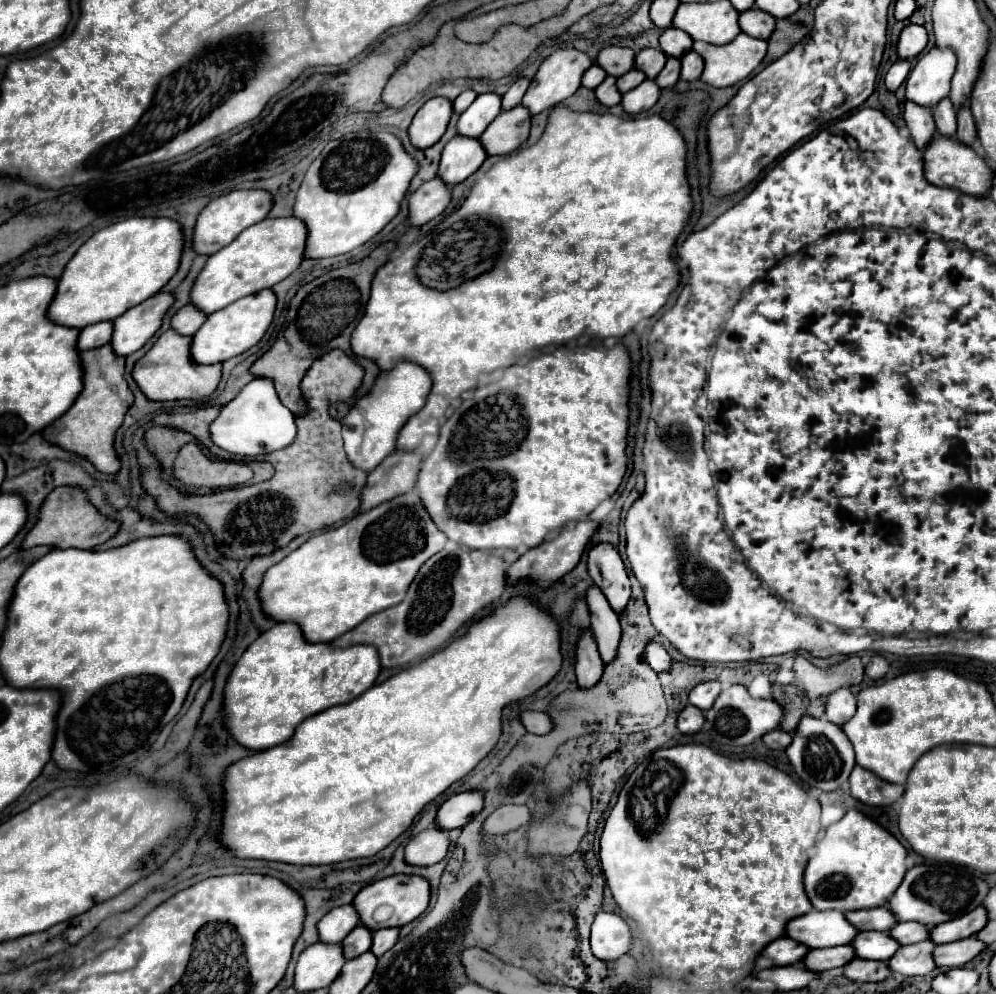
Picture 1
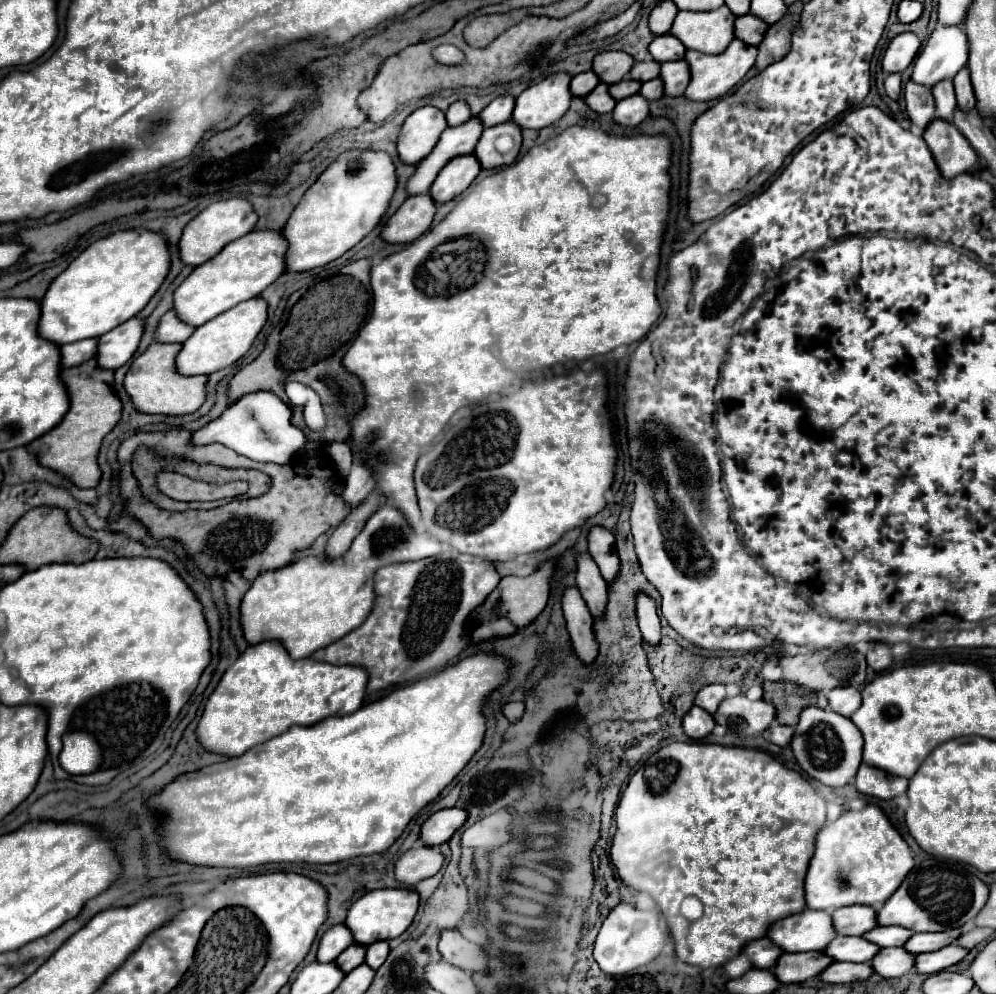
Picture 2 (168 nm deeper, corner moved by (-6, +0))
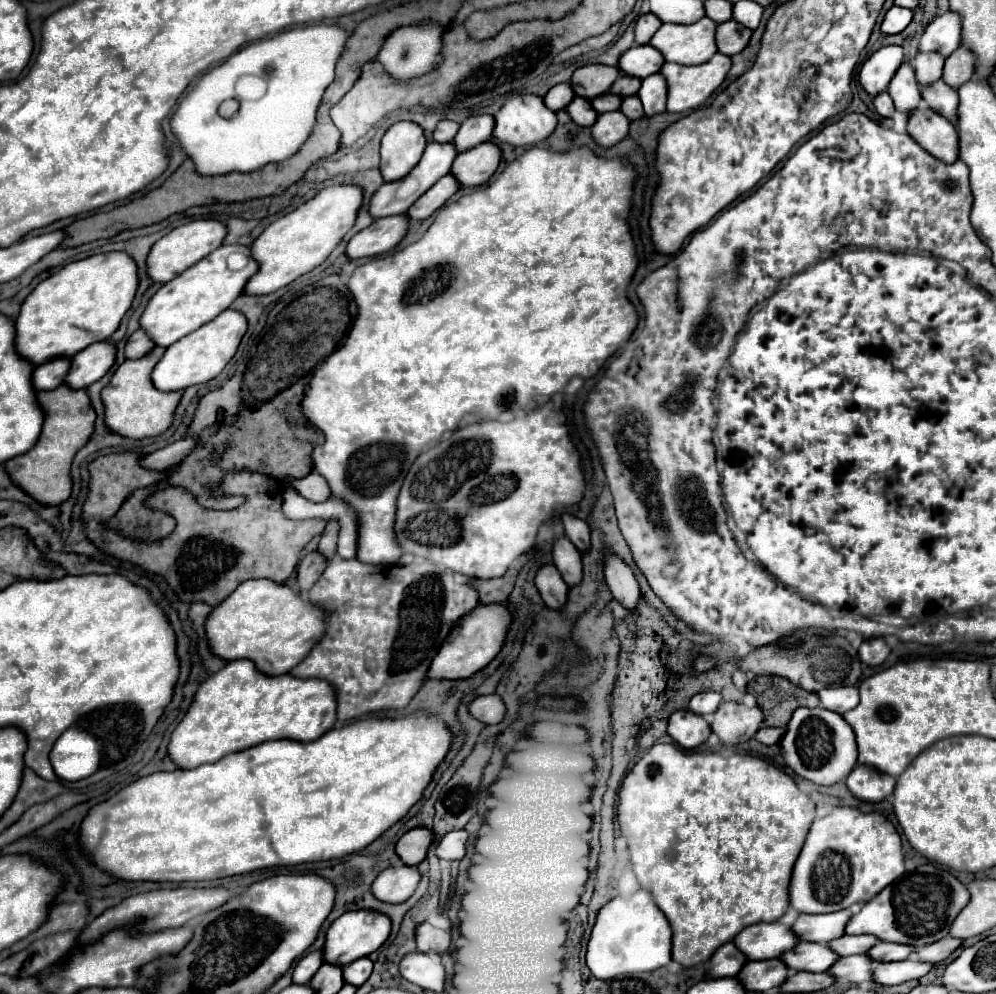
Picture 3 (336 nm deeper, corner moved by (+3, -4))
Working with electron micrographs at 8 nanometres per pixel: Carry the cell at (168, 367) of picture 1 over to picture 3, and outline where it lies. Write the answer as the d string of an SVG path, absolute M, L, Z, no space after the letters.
M154 347L148 355L140 359L126 359L112 375L108 387L102 391L102 401L106 407L106 425L120 435L142 439L142 437L154 437L164 433L172 421L176 407L182 399L182 391L160 391L152 383L152 369L164 355L164 347Z

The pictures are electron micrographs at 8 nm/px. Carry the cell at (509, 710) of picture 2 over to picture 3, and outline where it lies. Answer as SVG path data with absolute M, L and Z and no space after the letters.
M484 695L470 703L470 713L486 725L498 725L506 715L506 705L498 695Z

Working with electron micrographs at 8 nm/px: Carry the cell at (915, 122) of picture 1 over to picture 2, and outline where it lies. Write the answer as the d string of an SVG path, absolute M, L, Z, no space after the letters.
M911 79L905 85L905 103L907 103L907 115L909 119L919 127L925 129L929 121L935 119L935 103L931 89L921 87L919 83L911 83Z

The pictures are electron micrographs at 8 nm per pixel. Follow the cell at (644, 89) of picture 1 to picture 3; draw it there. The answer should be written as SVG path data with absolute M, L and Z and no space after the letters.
M608 111L598 115L596 123L592 125L592 135L602 147L612 147L628 135L628 125L630 119L622 111Z

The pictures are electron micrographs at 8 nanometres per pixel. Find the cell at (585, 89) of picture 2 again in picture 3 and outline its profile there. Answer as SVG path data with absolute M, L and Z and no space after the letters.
M560 83L560 85L554 85L554 87L546 93L544 103L546 103L546 107L550 107L552 111L560 111L560 109L566 109L572 99L574 99L572 85L570 85L570 83Z

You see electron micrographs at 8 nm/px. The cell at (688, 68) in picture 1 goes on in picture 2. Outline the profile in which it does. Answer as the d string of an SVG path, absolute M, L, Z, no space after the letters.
M683 61L661 63L659 79L663 81L665 97L679 97L679 95L683 95L685 87L689 85L689 65Z

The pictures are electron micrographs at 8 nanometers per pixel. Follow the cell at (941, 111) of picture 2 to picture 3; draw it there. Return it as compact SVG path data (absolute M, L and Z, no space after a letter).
M918 53L914 59L914 69L916 69L916 81L920 87L932 85L942 77L942 67L944 59L940 55L922 55Z

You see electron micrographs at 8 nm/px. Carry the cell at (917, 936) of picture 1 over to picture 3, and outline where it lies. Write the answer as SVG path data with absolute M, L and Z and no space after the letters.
M844 935L842 939L834 939L834 943L828 943L838 951L838 955L856 955L856 953L868 953L878 939L874 935Z

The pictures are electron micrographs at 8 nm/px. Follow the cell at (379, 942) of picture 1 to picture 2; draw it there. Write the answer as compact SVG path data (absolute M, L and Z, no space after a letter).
M379 941L379 943L373 943L365 949L365 963L371 967L371 969L379 969L383 965L383 961L387 959L389 955L389 945L387 941Z

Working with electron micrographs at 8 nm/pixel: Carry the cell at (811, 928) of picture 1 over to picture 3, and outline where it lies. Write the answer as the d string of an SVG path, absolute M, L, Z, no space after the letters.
M780 921L774 923L756 923L746 927L734 939L736 947L742 947L742 953L748 959L774 959L784 951L790 951L798 945L798 937L790 925Z

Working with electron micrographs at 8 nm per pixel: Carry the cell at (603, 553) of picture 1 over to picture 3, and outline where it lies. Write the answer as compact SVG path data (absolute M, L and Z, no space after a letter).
M562 515L562 523L568 539L578 547L578 551L590 551L590 527L586 521L574 515Z

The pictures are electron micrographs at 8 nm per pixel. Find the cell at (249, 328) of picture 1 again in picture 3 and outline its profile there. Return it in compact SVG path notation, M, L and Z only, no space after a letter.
M236 309L222 311L216 319L208 321L206 325L202 325L200 329L182 337L180 341L176 341L166 349L164 357L158 361L158 365L152 371L154 385L160 391L178 391L178 389L186 389L190 385L206 383L214 379L226 367L226 363L234 357L246 329L248 329L248 321L240 311Z

